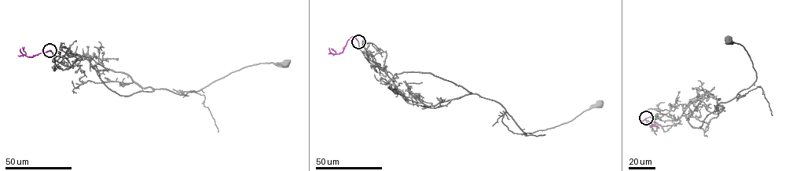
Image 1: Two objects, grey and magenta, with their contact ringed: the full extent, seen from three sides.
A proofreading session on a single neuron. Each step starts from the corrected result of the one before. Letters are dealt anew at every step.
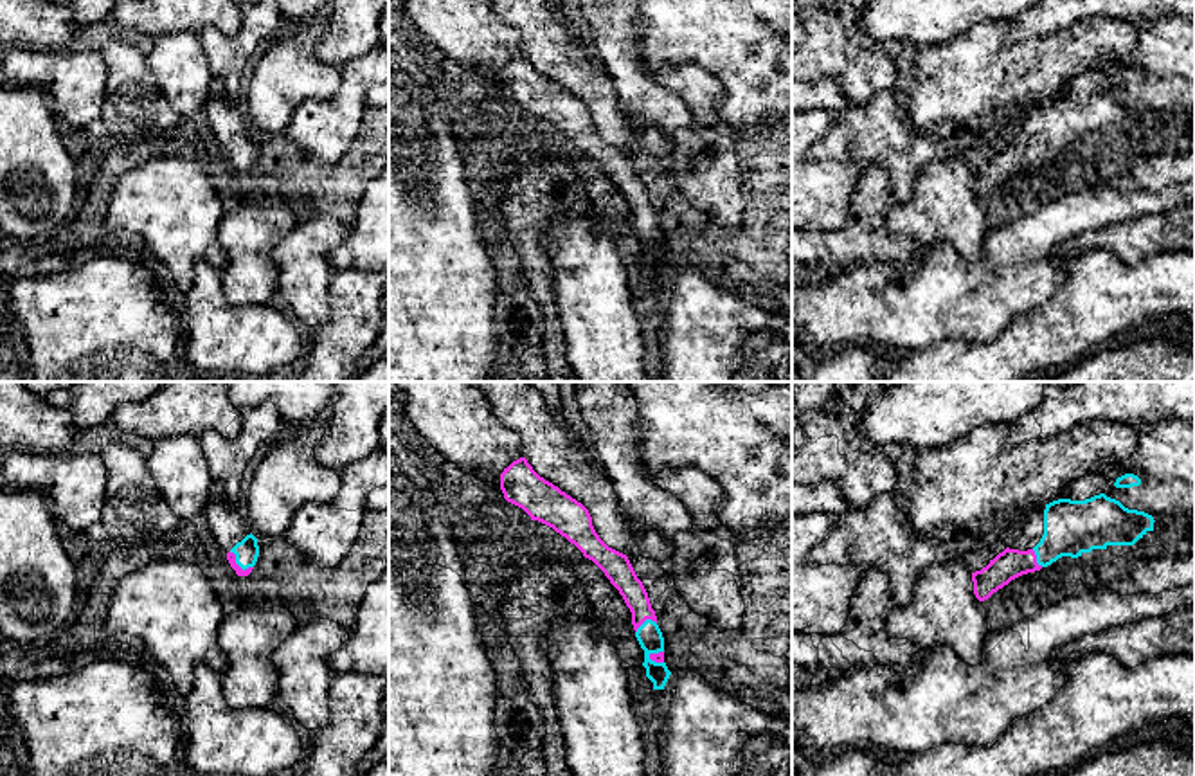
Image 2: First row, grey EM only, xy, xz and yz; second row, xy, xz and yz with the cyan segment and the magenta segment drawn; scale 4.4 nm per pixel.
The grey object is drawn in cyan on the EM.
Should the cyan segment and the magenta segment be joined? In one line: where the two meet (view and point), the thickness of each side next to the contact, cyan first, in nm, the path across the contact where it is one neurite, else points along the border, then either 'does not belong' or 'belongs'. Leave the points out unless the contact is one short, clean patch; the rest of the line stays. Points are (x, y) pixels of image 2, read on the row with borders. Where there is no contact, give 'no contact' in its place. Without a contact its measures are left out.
meets cyan in xy at (238, 564); 110 nm thick on the cyan side, 50 nm on the other; runs through xy (247, 551), (238, 564), (231, 557); belongs

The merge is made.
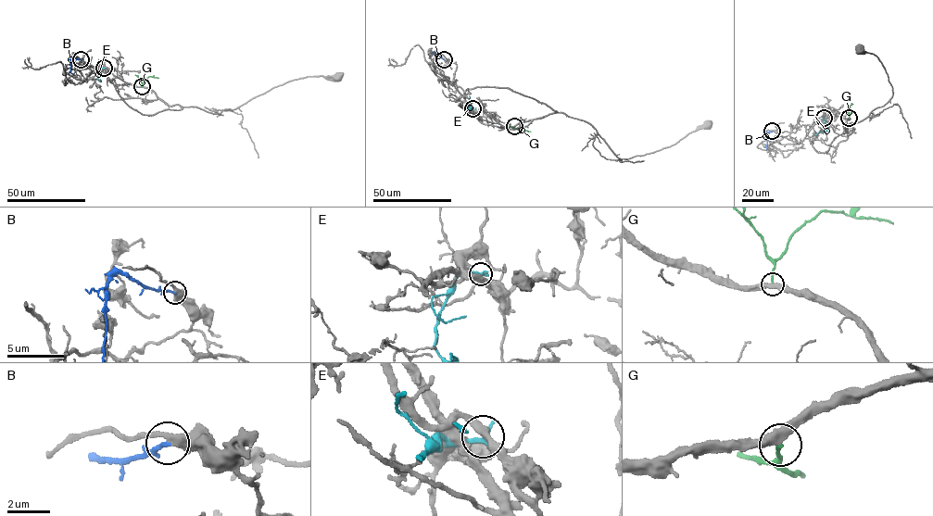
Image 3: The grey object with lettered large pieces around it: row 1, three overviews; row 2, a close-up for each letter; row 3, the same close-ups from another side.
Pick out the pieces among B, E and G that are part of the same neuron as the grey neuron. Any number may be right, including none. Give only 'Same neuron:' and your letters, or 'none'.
Same neuron: none

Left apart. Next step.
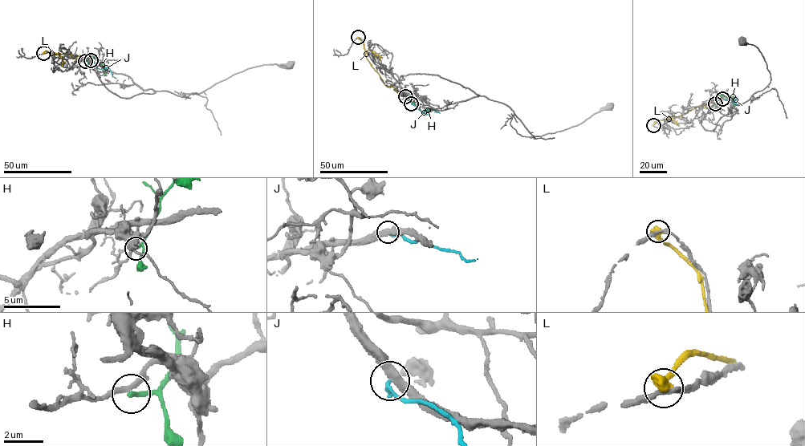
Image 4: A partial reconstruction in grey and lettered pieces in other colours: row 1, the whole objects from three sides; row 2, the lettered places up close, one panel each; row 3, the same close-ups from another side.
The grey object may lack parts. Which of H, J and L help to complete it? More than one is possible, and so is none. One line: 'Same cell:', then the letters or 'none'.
Same cell: none

